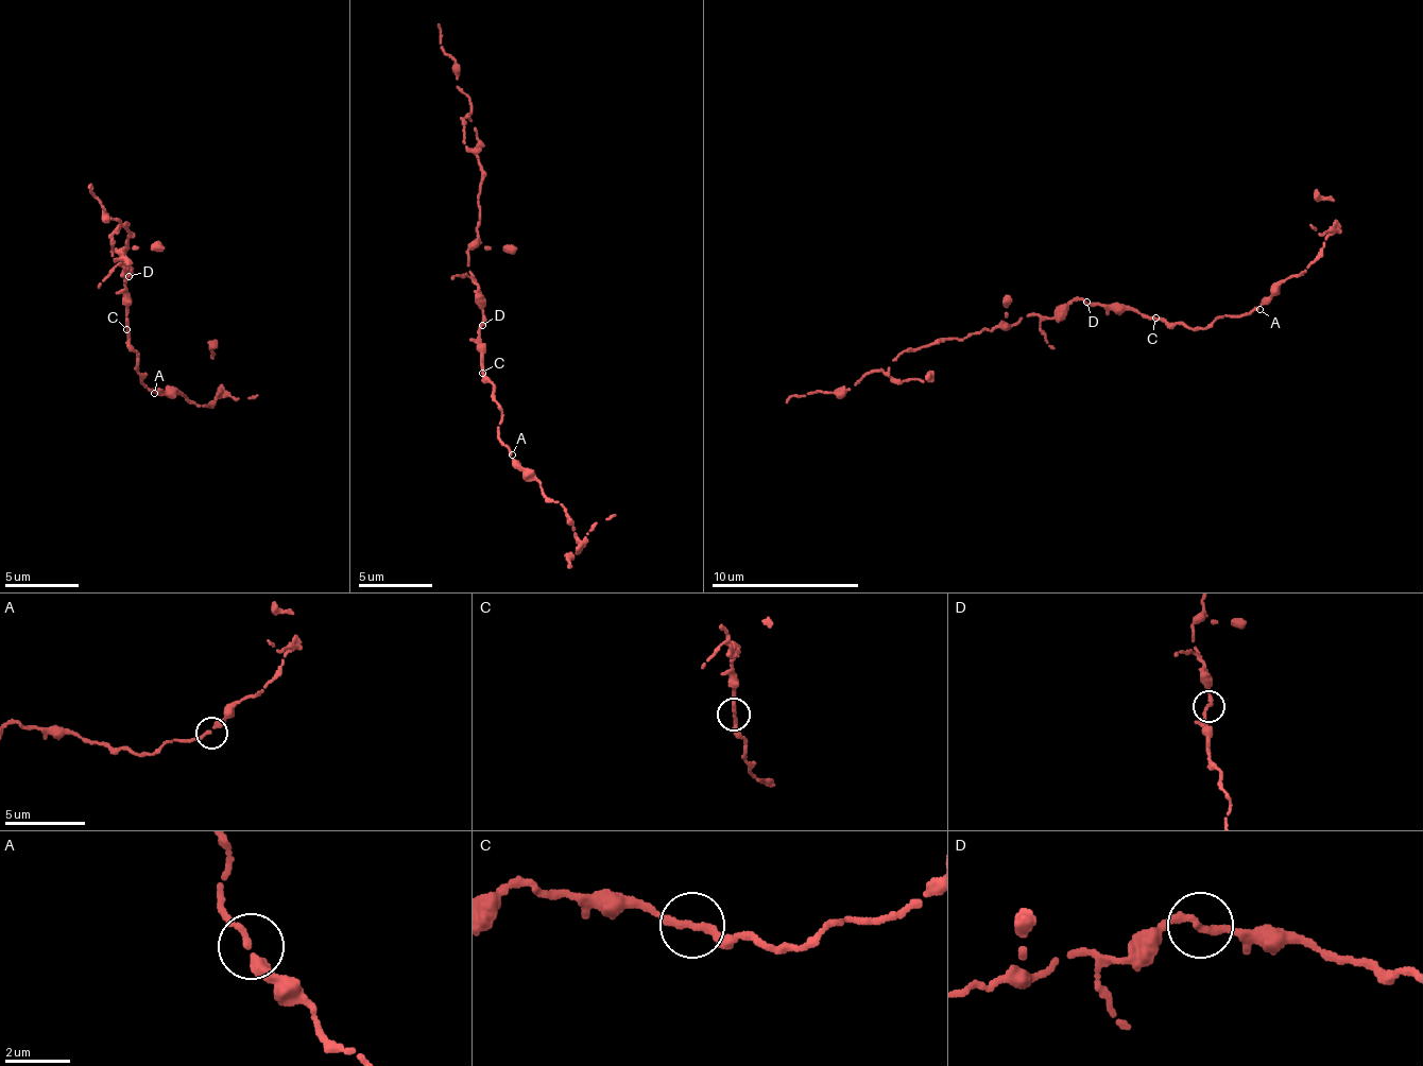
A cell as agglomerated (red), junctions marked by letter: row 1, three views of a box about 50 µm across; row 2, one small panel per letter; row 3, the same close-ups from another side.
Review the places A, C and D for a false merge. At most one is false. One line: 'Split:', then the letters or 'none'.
Split: none

